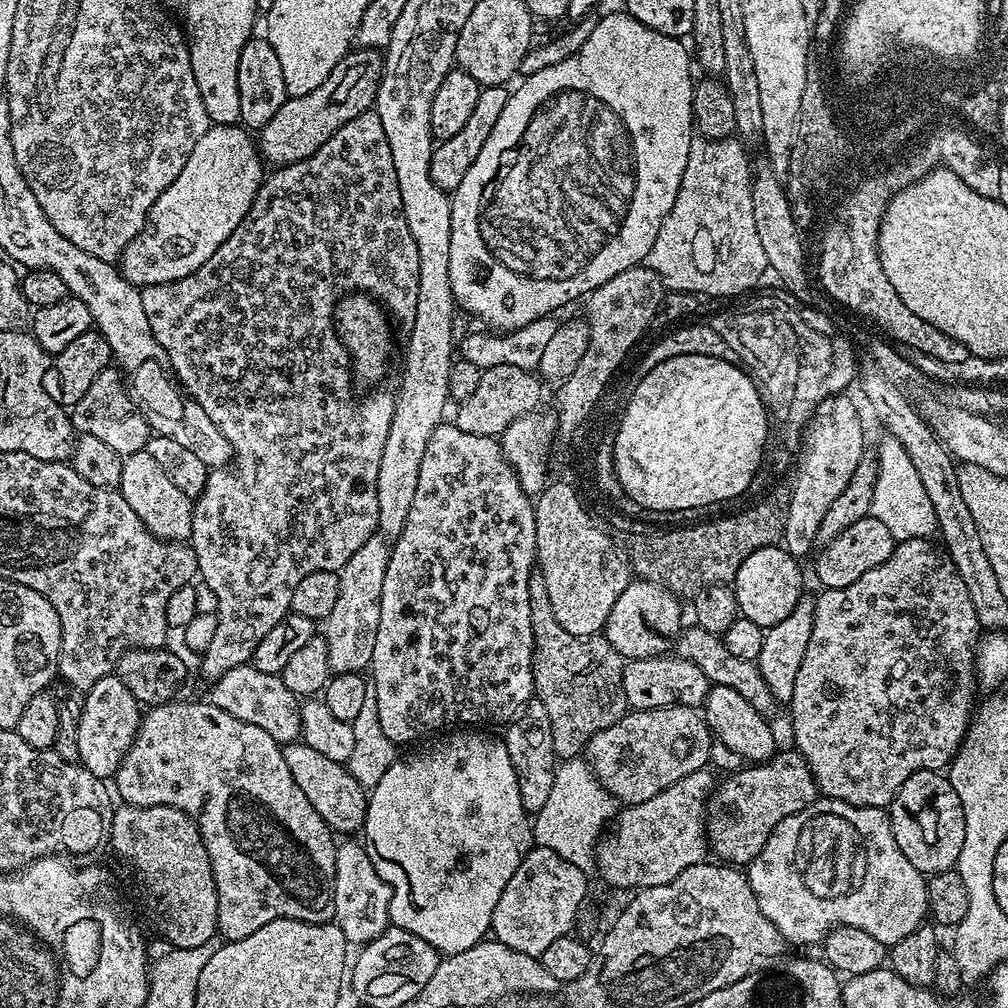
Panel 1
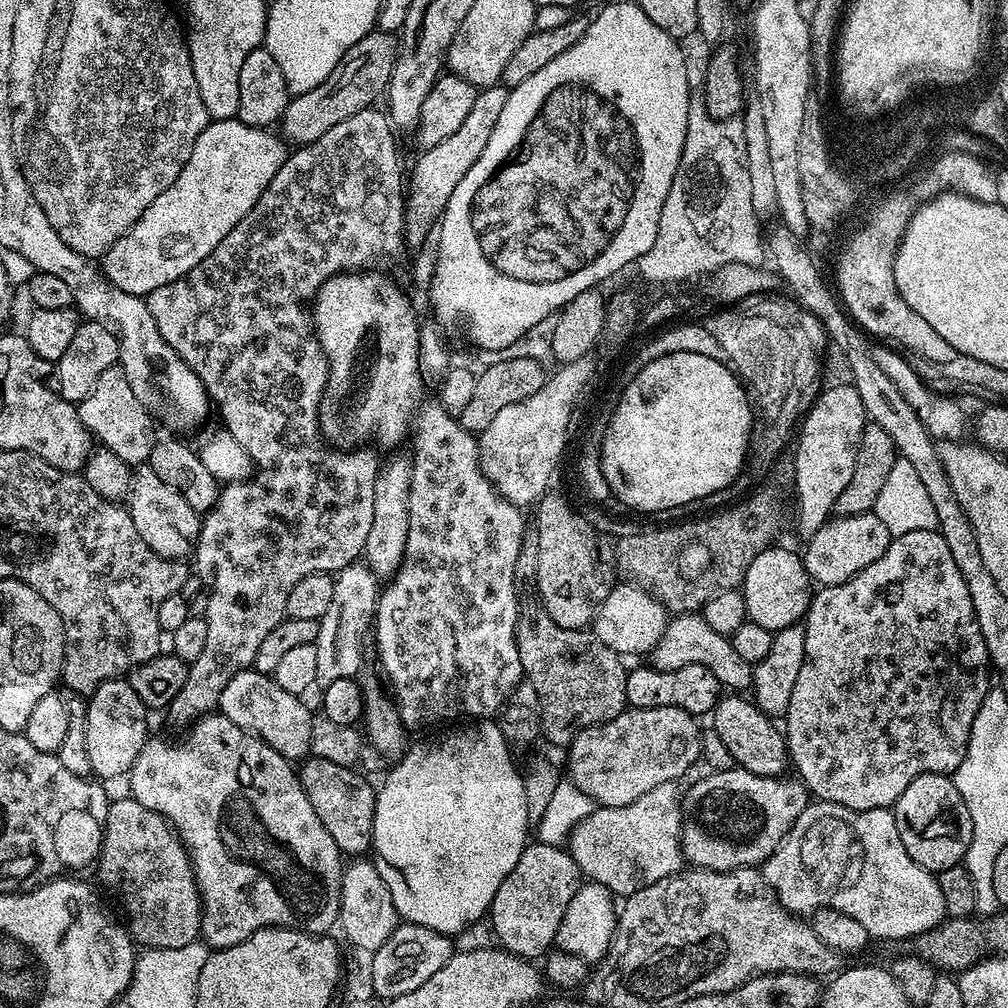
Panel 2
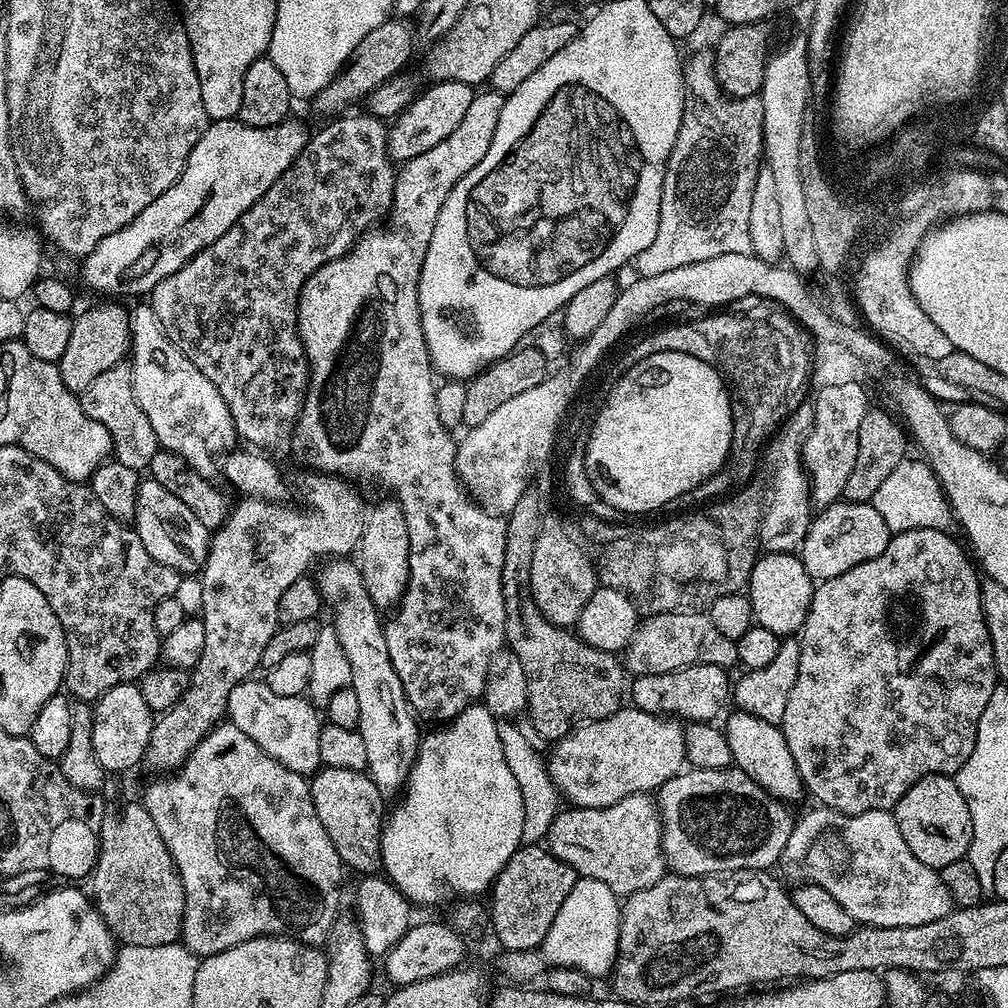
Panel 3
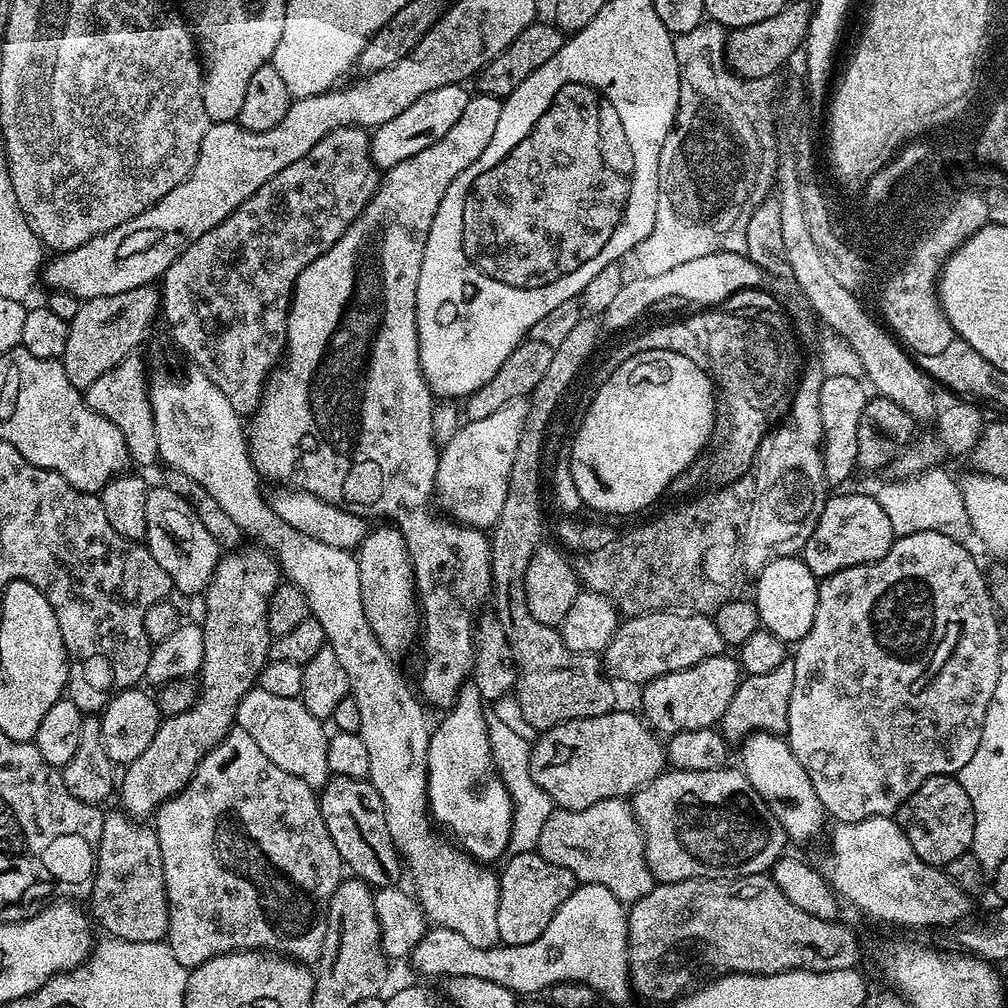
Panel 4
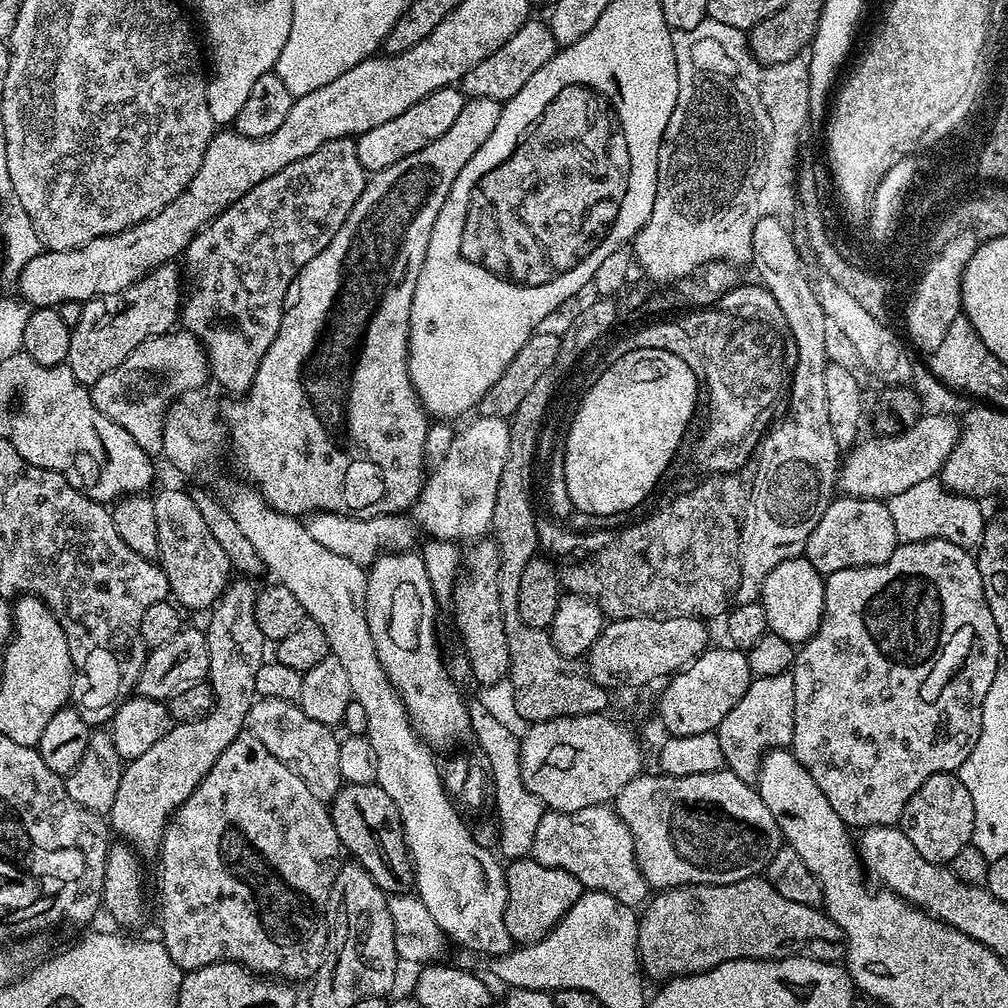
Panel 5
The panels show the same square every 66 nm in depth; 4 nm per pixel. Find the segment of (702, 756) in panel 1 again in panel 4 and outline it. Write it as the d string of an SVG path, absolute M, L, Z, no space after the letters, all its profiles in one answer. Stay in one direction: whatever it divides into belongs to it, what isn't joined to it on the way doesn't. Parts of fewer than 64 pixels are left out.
M613 710L594 718L571 720L537 735L531 745L530 778L550 796L557 809L582 810L586 806L594 806L594 802L615 796L631 797L665 771L666 748L661 737L635 711L620 711Z

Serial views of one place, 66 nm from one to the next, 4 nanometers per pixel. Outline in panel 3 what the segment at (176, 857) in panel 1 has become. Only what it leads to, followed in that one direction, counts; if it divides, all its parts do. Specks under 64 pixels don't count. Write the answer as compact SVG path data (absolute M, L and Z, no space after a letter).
M143 803L105 805L100 848L90 883L90 896L108 929L121 945L164 946L179 941L185 892L158 826Z

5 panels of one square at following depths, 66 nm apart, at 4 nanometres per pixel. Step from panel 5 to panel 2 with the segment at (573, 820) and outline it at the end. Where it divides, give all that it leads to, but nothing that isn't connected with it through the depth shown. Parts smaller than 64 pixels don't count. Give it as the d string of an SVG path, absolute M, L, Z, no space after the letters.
M675 780L662 782L662 786L654 786L654 790L646 790L642 798L634 798L626 806L617 808L593 807L589 816L582 818L573 826L568 834L566 850L574 858L581 873L591 883L606 886L617 897L633 896L646 886L654 886L654 882L662 882L662 878L673 876L685 867L684 849L682 847L682 788Z

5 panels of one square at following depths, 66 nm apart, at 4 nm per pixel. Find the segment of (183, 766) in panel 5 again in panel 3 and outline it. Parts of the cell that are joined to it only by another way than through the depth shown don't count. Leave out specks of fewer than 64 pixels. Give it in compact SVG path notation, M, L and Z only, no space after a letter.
M315 470L307 473L300 480L300 492L304 495L304 500L308 503L308 508L291 508L291 503L272 503L270 501L244 498L241 504L231 509L228 516L224 520L222 527L215 529L211 533L208 542L208 553L206 554L206 562L204 567L198 573L200 579L200 612L199 615L204 621L204 629L206 630L206 642L202 642L202 654L198 658L198 662L190 670L188 678L188 688L182 694L182 698L178 698L178 702L174 702L174 706L170 706L170 710L159 713L155 717L152 725L152 733L150 734L150 742L148 749L144 755L147 763L152 763L156 768L164 768L160 770L175 770L184 765L190 753L196 749L198 742L202 742L202 738L206 738L206 734L211 732L217 724L221 723L228 715L228 703L230 702L230 690L234 690L234 686L238 686L244 680L249 679L253 675L252 671L260 668L260 659L262 658L262 650L266 650L266 642L270 642L270 638L275 634L280 619L278 618L278 598L282 598L282 593L286 591L296 579L300 576L308 576L311 568L315 569L321 562L327 561L329 558L344 558L349 554L355 553L360 546L360 539L364 533L364 517L366 515L366 503L360 497L360 492L355 483L349 482L343 476L329 476Z

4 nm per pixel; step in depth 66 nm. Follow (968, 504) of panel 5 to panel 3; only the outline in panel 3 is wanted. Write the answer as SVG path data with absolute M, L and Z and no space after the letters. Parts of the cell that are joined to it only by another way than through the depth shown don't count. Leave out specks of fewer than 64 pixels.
M905 458L890 476L882 482L882 486L873 494L871 504L878 514L882 514L882 522L886 522L889 533L906 530L922 530L923 528L951 529L954 524L952 506L940 487L940 480L932 473L923 459Z

